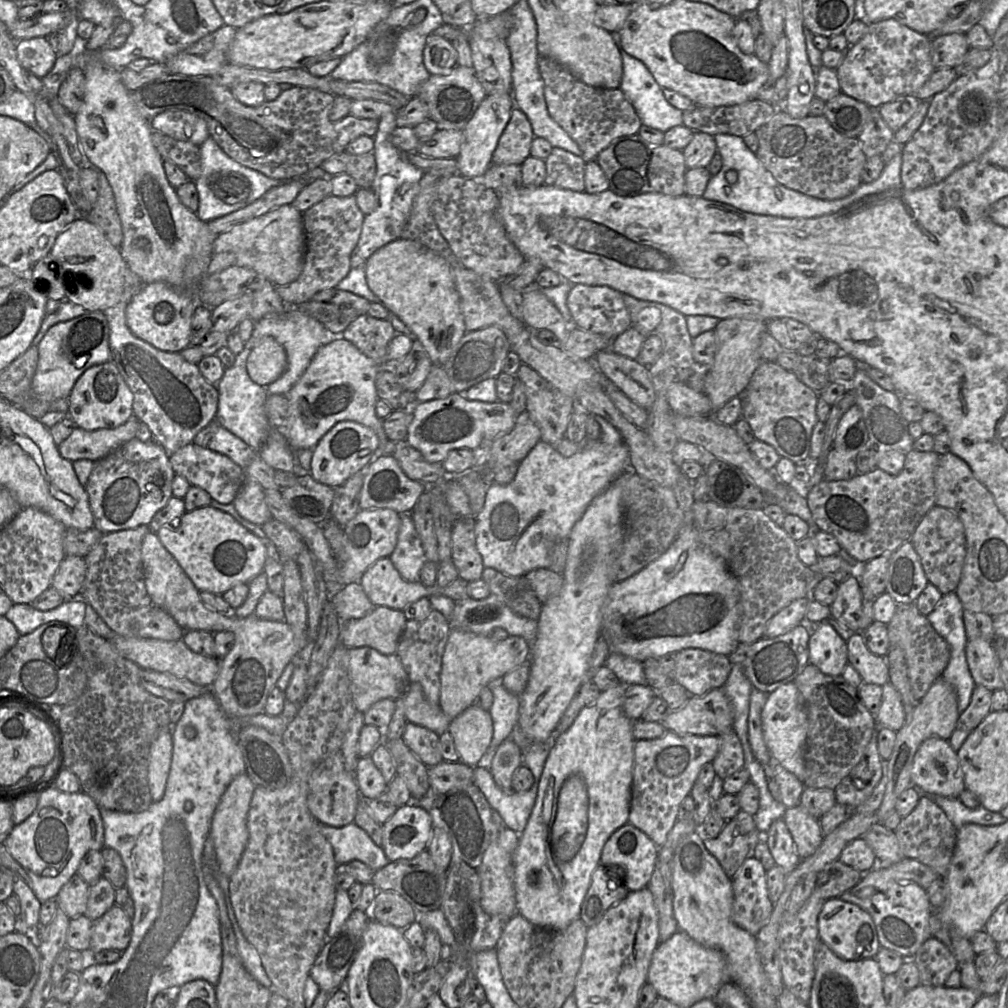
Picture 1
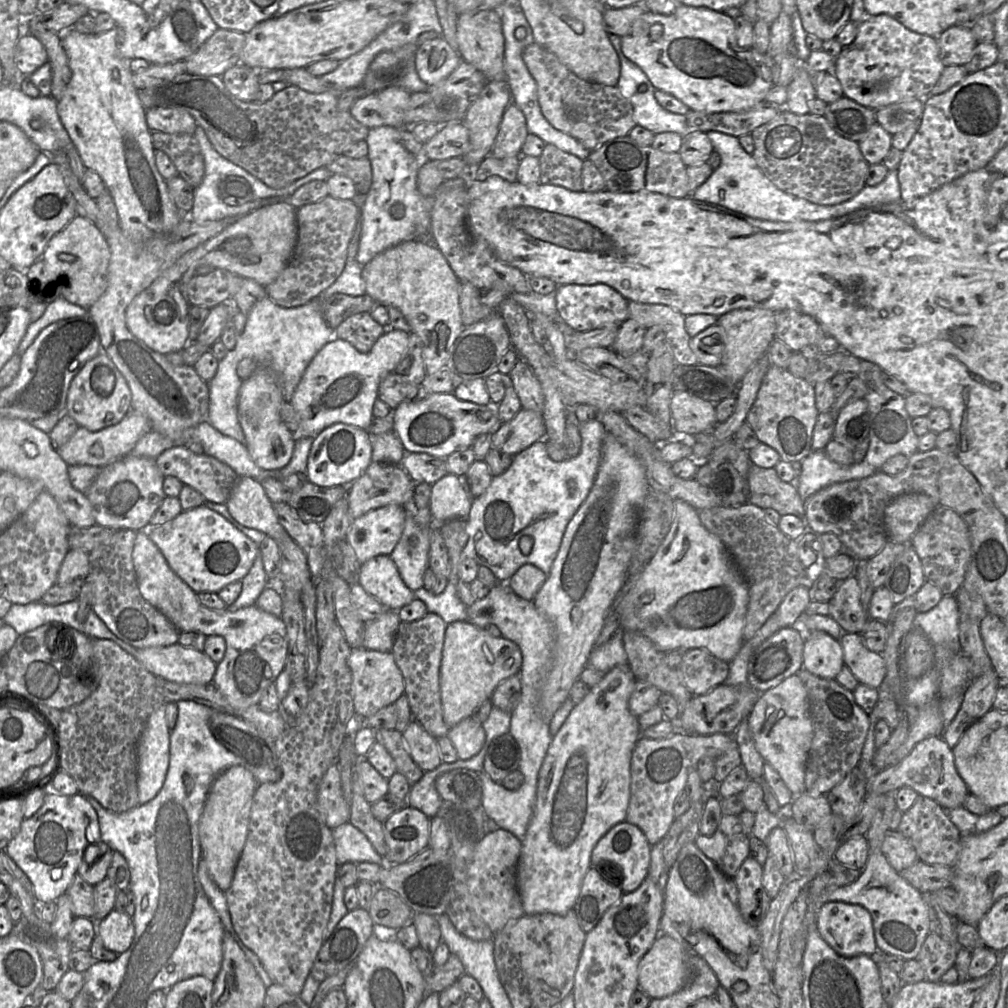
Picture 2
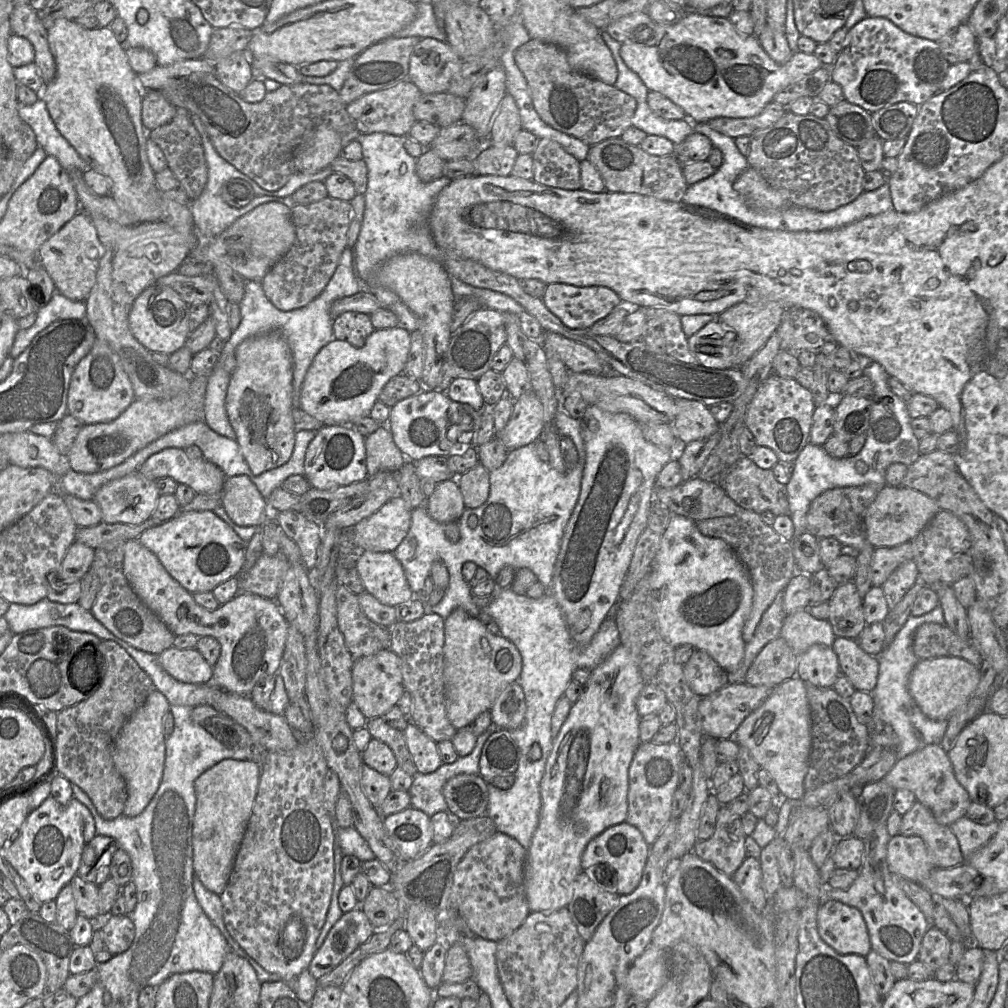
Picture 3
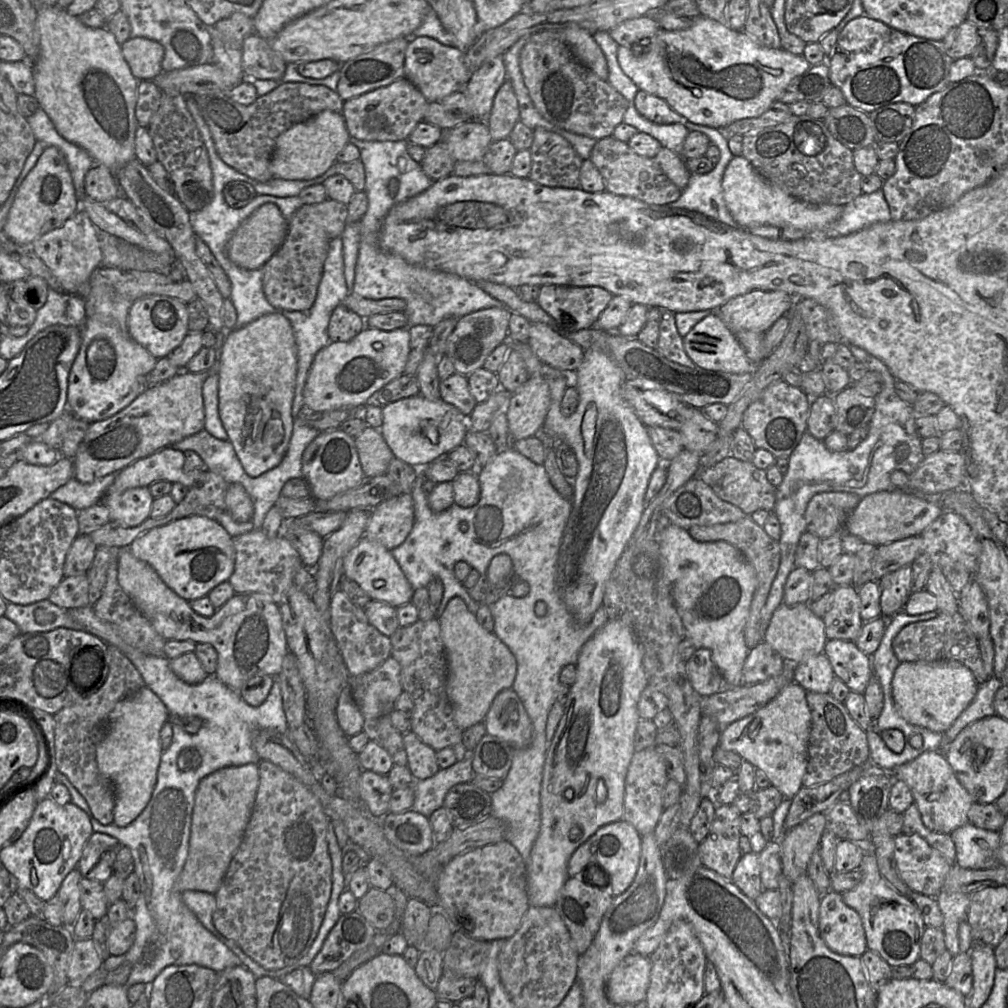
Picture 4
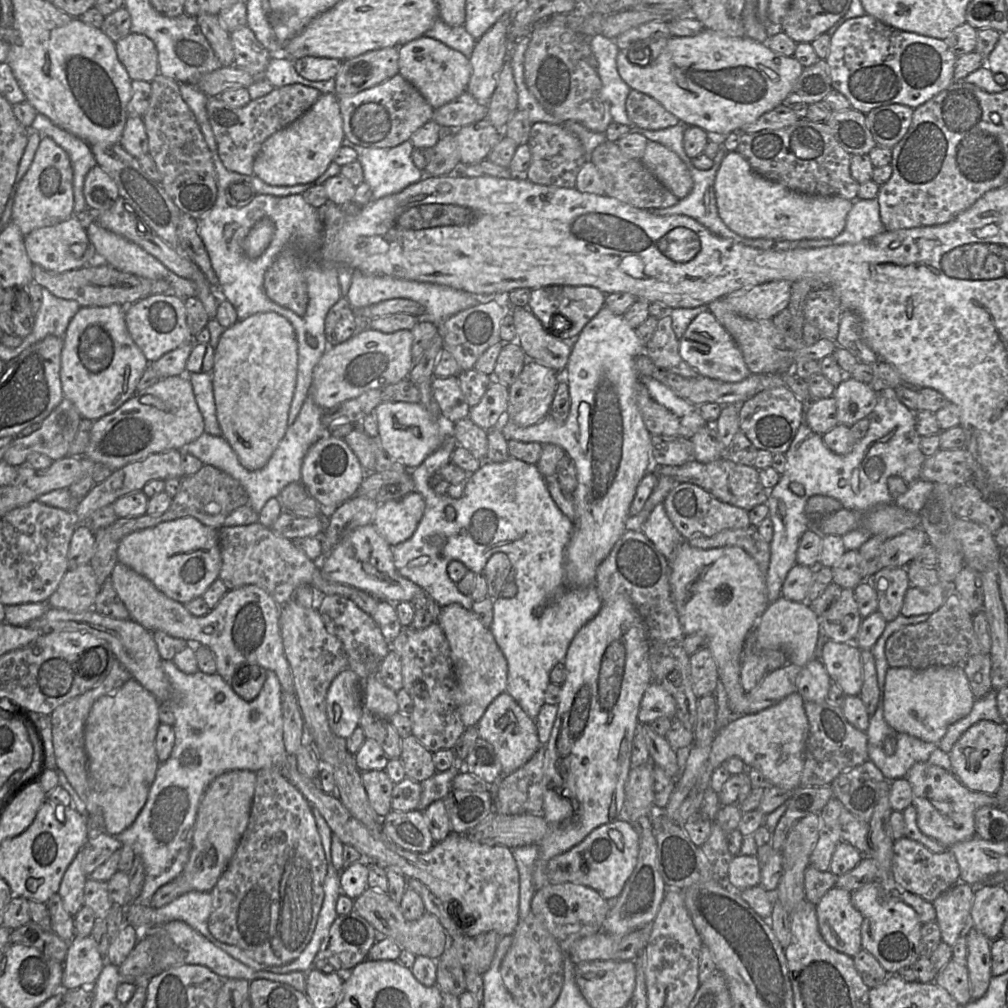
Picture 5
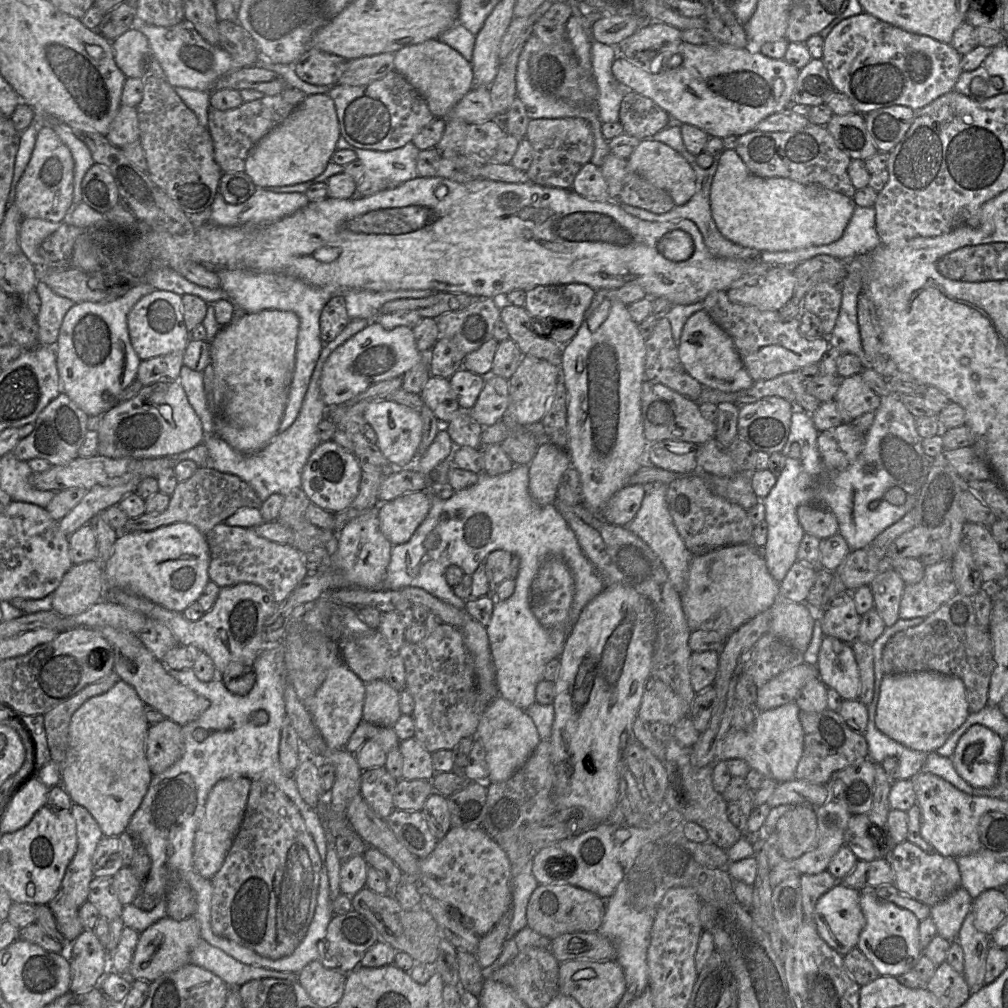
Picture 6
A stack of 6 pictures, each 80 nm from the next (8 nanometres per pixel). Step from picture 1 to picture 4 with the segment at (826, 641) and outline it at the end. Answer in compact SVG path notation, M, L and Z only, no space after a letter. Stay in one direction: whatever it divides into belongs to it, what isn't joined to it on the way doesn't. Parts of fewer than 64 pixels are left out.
M823 652L794 665L794 681L806 691L830 693L834 679L832 665Z

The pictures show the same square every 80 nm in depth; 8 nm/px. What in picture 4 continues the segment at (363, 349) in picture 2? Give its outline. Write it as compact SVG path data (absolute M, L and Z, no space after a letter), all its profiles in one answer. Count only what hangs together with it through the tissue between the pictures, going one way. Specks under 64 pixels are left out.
M344 304L338 305L332 312L328 324L330 342L352 340L366 327L365 320Z

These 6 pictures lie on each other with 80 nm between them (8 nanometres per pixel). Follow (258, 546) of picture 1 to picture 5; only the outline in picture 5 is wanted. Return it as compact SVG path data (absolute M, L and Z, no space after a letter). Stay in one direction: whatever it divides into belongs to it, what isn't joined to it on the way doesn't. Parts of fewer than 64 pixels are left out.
M193 517L162 522L122 538L117 546L117 560L149 579L170 599L186 604L201 597L210 584L218 579L221 558L217 530Z

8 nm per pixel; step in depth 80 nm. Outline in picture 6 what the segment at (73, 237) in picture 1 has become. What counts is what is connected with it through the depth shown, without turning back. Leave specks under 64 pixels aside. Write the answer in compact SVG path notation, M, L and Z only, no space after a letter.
M38 218L22 219L19 228L19 245L24 255L36 268L49 268L50 266L54 266L52 264L49 264L39 253L39 247L44 240L46 240L49 236L56 232L60 225L61 223L59 222L50 222Z

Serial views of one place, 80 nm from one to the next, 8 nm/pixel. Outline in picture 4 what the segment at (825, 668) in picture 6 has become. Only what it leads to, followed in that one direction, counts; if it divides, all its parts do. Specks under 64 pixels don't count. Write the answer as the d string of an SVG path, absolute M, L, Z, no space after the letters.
M828 639L823 653L829 659L836 678L842 680L853 693L863 694L873 674L872 659L863 653L855 641Z

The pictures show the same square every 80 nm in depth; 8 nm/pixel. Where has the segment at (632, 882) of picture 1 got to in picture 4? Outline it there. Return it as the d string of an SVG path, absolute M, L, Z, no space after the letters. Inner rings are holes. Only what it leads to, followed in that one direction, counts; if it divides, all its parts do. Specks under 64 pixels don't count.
M623 819L607 824L595 832L584 844L578 847L568 863L568 875L570 878L579 877L585 883L595 887L594 881L600 883L603 880L605 887L612 896L622 895L632 884L639 868L642 836L630 823ZM602 870L606 877L600 876L597 871ZM582 875L582 876L581 876ZM600 877L600 878L599 878ZM593 880L593 883L589 882Z

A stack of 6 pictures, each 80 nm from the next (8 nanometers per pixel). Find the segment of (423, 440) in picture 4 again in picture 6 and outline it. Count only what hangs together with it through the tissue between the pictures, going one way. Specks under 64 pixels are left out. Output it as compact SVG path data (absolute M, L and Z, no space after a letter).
M383 400L371 403L366 408L363 415L363 421L367 422L374 429L377 435L376 445L392 466L395 468L415 468L410 466L417 461L416 455L422 439L423 420L420 412L392 400Z

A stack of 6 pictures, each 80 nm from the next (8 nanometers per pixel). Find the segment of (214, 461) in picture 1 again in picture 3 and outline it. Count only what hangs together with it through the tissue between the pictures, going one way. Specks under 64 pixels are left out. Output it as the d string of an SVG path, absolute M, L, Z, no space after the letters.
M166 448L149 457L137 470L142 476L150 480L171 478L178 484L184 484L192 488L197 494L217 495L221 494L226 476L223 471L206 459L193 459L189 457L185 449Z

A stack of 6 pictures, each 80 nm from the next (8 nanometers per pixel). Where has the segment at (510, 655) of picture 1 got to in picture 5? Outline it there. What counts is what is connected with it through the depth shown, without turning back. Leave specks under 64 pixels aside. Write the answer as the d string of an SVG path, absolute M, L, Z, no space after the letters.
M457 603L442 608L437 621L450 646L451 659L456 675L456 704L466 728L477 726L489 704L506 691L508 664L493 634L478 617Z

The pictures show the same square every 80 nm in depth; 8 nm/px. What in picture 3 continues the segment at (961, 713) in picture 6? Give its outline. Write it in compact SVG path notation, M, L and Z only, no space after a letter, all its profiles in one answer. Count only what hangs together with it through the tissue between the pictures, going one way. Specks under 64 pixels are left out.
M938 657L919 661L910 674L908 690L922 713L932 720L948 720L975 692L979 669L958 657Z

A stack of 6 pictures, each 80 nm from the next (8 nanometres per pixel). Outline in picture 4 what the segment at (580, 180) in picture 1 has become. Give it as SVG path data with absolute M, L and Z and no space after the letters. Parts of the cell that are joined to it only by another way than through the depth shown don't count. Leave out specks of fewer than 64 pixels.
M537 127L529 150L530 180L547 187L579 188L583 159L564 137Z

